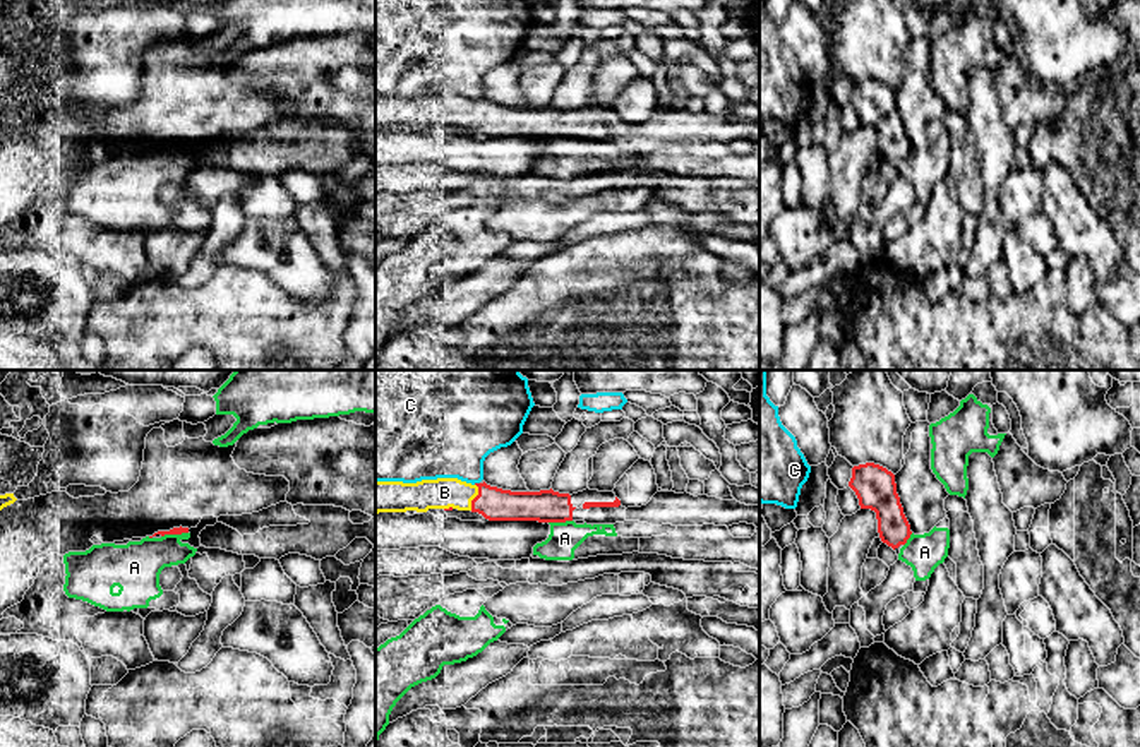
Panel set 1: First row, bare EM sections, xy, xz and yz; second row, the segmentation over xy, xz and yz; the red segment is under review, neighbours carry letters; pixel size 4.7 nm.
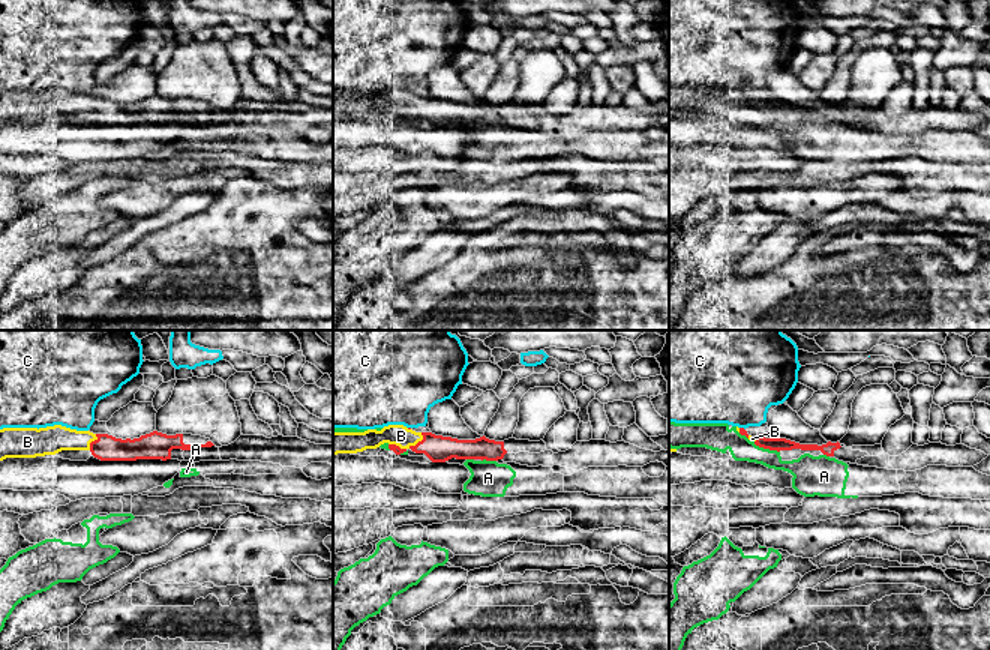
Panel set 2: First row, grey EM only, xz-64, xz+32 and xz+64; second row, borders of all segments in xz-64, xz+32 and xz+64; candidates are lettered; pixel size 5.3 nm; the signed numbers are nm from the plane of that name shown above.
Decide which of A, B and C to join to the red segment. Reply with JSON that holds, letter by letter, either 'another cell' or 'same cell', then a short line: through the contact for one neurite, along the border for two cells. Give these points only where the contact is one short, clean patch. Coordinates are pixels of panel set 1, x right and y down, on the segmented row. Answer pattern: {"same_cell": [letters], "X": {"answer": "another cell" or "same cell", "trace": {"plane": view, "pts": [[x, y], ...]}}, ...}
{"same_cell": ["B"], "A": {"answer": "another cell"}, "B": {"answer": "same cell", "trace": {"plane": "xz", "pts": [[494, 504], [475, 497], [444, 492]]}}, "C": {"answer": "another cell"}}

